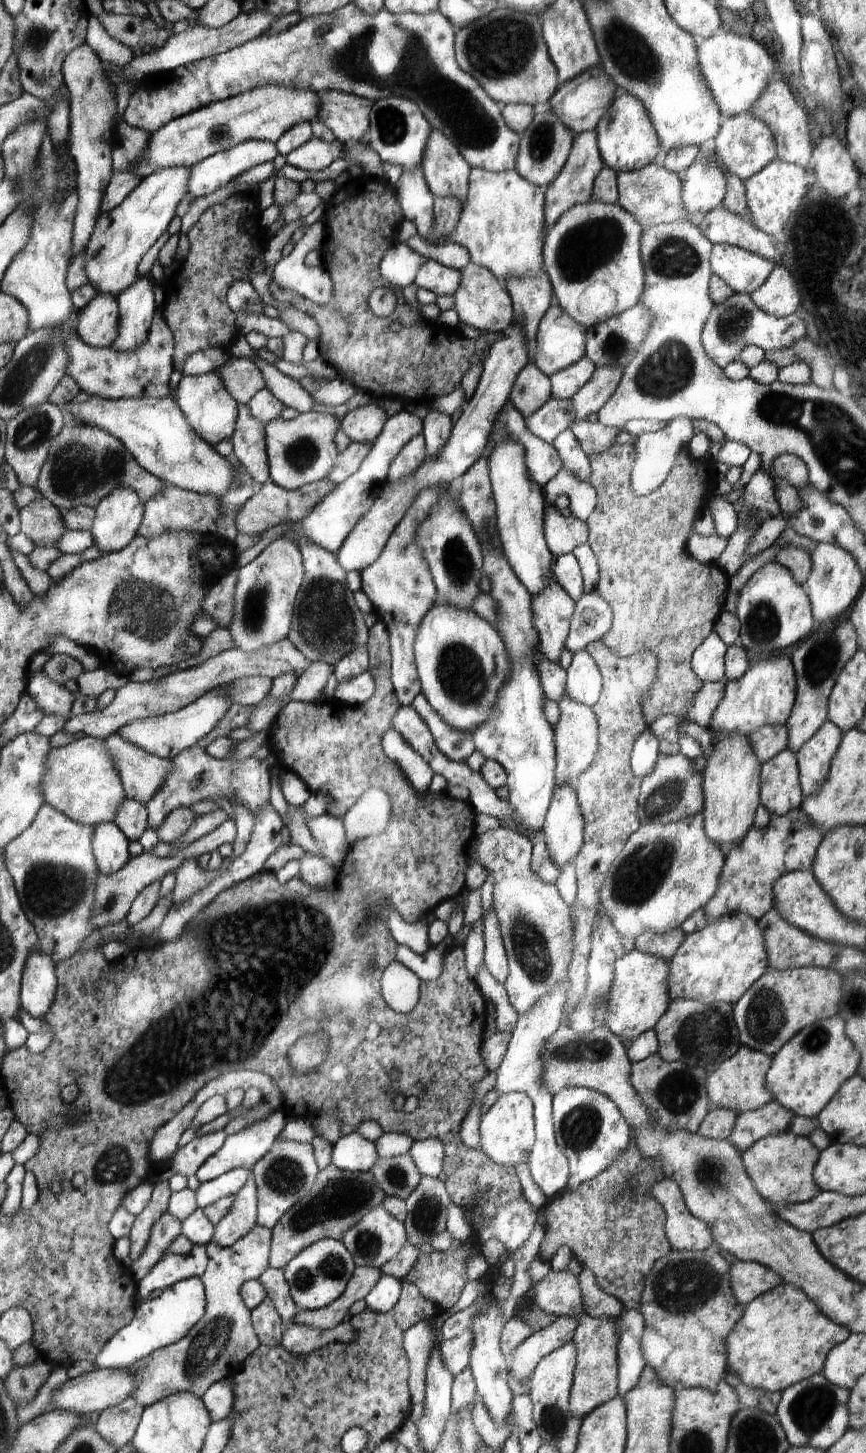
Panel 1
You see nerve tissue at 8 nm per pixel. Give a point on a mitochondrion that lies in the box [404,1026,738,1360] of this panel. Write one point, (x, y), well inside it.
(680, 1287)

